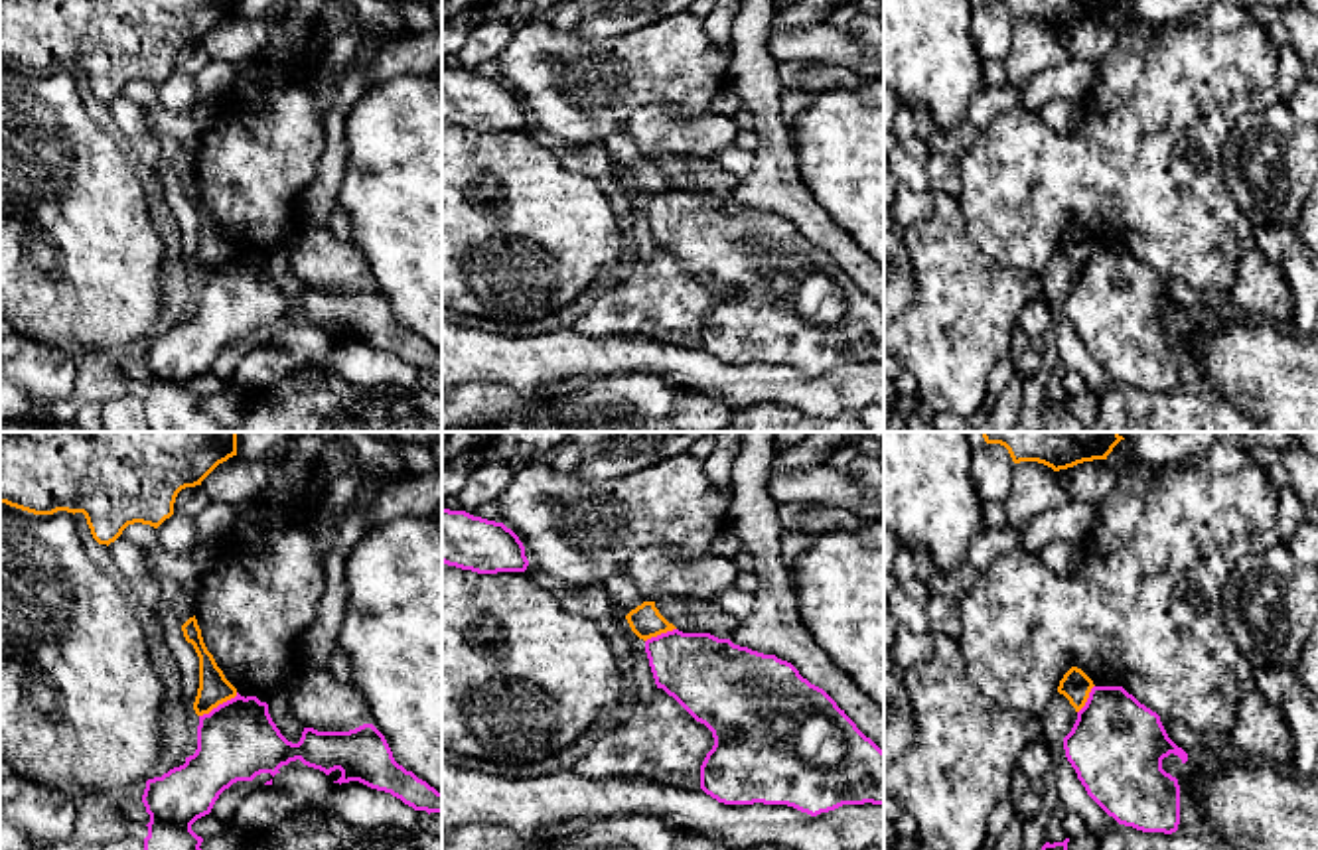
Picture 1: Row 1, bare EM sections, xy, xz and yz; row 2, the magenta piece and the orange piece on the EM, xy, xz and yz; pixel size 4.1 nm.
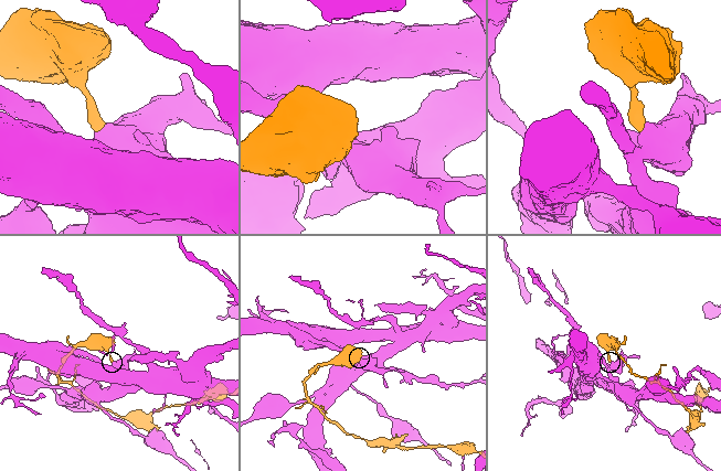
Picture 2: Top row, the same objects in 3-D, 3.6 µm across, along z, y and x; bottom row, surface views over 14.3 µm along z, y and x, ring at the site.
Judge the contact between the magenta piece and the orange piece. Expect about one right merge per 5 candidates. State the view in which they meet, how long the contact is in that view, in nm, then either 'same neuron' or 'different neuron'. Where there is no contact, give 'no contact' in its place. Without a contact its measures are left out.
contact in xy; length 190 nm; different neuron

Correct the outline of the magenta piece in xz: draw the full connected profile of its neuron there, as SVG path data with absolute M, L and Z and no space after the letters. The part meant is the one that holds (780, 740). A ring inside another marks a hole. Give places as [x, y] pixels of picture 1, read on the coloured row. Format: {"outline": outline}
{"outline": "M679 629L647 639L645 653L657 688L712 732L700 789L718 803L787 805L811 816L842 805L884 805L884 751L791 663Z"}

